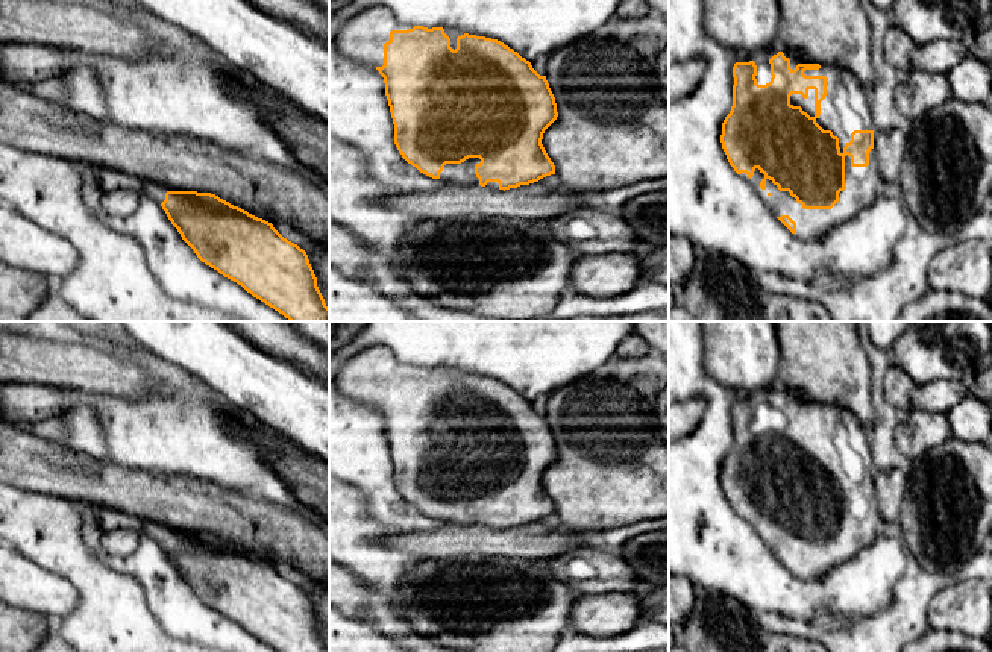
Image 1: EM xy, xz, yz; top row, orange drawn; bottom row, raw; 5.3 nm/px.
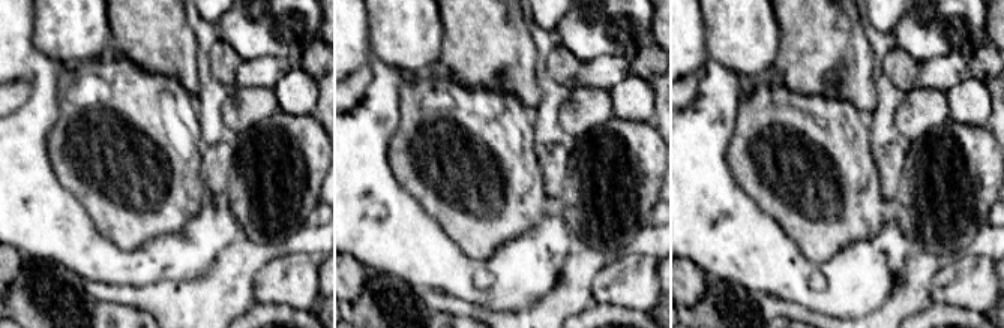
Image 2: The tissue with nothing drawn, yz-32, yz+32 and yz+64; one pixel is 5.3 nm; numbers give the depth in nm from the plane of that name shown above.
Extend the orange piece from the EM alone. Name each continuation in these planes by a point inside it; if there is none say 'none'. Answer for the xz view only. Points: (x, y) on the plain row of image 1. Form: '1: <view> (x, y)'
1: xz (361, 378)
2: xz (463, 513)

